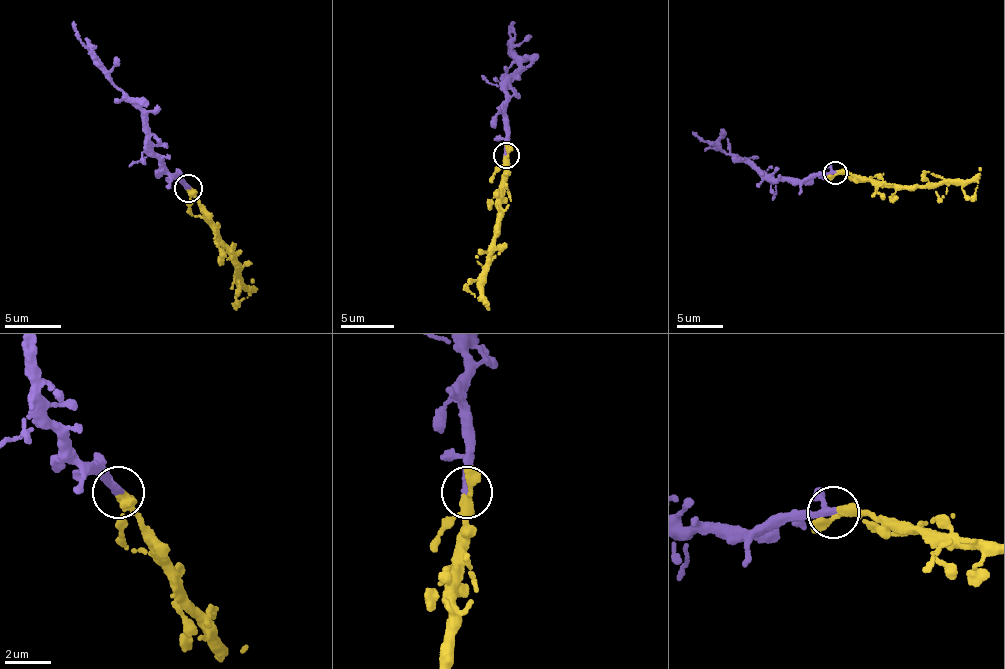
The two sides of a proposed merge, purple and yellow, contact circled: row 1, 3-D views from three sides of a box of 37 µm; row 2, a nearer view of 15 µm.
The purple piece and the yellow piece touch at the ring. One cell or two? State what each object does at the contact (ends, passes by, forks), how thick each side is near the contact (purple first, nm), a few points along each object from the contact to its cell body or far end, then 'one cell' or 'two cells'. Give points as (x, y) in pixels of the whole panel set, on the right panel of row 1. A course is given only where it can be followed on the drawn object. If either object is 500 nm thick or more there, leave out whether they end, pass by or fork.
purple passes by | yellow forks | 280/240 nm | purple via (835, 173), (770, 182), (693, 131) | yellow via (837, 173), (881, 179), (910, 188), (977, 178), (981, 168) | one cell

